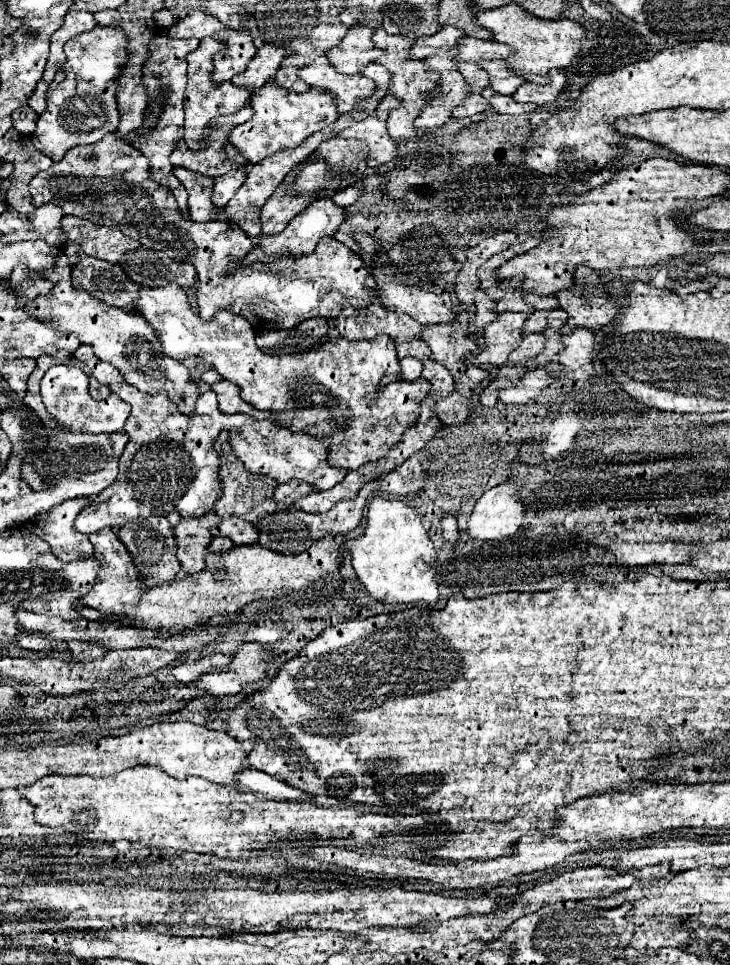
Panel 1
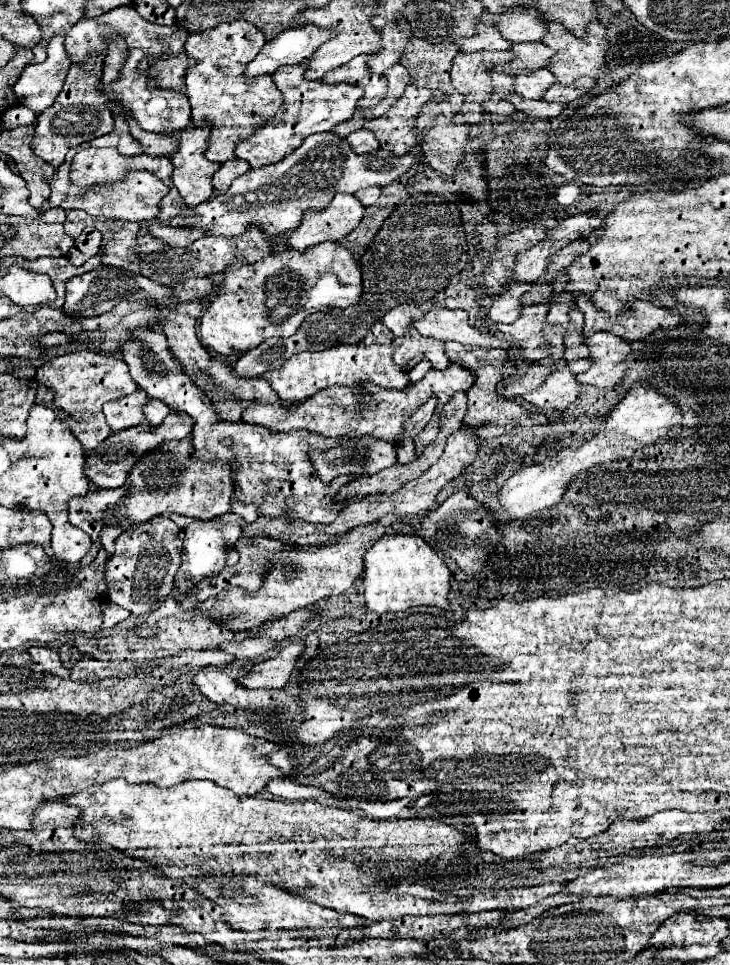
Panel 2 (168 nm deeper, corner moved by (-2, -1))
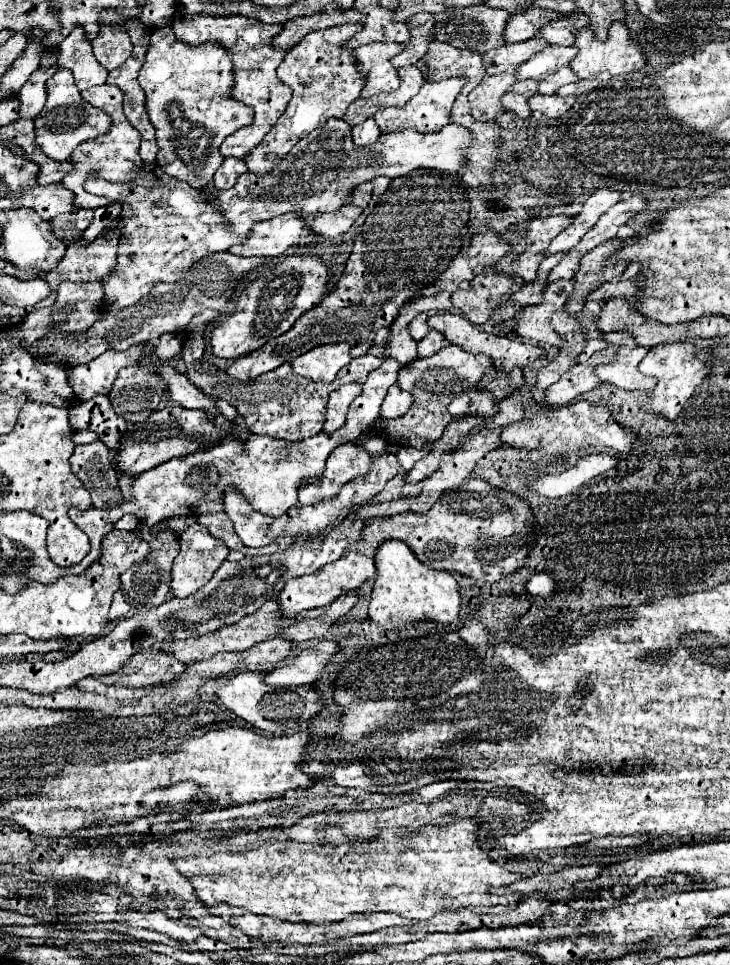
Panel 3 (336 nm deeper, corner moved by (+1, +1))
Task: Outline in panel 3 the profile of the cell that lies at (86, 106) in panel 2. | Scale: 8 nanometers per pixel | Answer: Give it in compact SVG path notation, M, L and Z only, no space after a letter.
M60 68L48 82L46 82L46 104L42 108L42 112L36 116L34 124L36 124L36 144L44 150L46 156L50 156L52 160L70 160L74 148L90 138L102 136L110 130L110 118L106 112L90 106L88 102L82 100L72 72L66 68Z

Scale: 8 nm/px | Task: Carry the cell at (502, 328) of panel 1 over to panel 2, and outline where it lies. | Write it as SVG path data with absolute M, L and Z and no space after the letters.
M547 304L525 306L521 316L511 324L511 338L519 346L521 358L527 362L543 360L549 356L549 344L543 338Z

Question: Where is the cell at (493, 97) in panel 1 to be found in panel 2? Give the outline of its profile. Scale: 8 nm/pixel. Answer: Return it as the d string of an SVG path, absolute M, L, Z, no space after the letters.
M517 94L507 96L507 102L511 102L515 106L517 112L523 112L525 116L533 116L533 118L553 118L559 116L561 110L565 108L565 104L549 104L543 100L525 100Z

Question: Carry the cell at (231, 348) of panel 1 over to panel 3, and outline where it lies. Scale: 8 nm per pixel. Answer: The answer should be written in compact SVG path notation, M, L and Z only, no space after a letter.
M344 342L324 344L308 350L294 360L294 372L314 382L334 382L340 368L352 360L350 346Z

